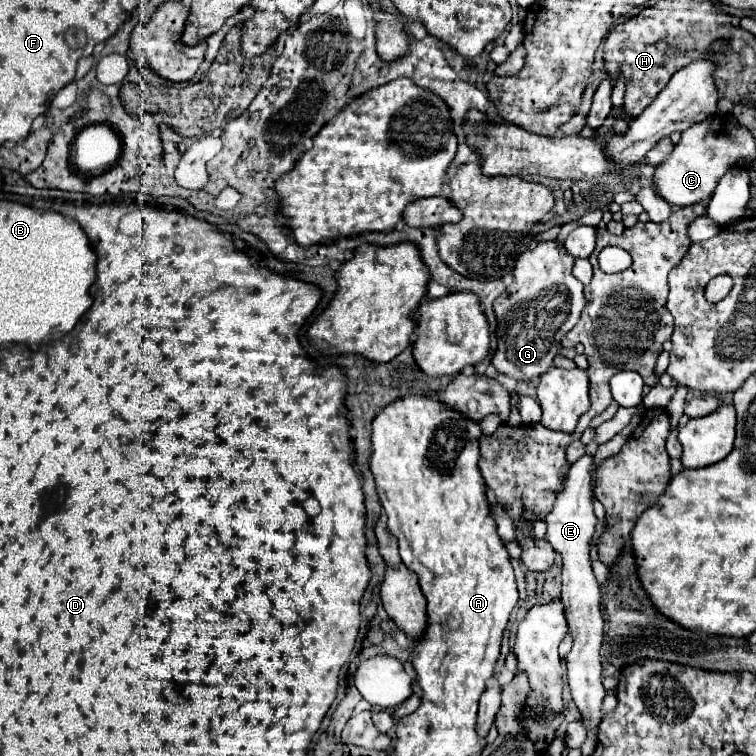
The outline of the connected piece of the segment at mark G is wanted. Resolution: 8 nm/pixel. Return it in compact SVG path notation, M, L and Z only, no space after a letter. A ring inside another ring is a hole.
M556 240L540 242L534 250L518 256L518 264L514 266L516 280L494 302L498 350L492 364L500 374L518 382L532 382L552 366L562 336L576 326L584 308L584 286L572 274L572 264L574 258Z

